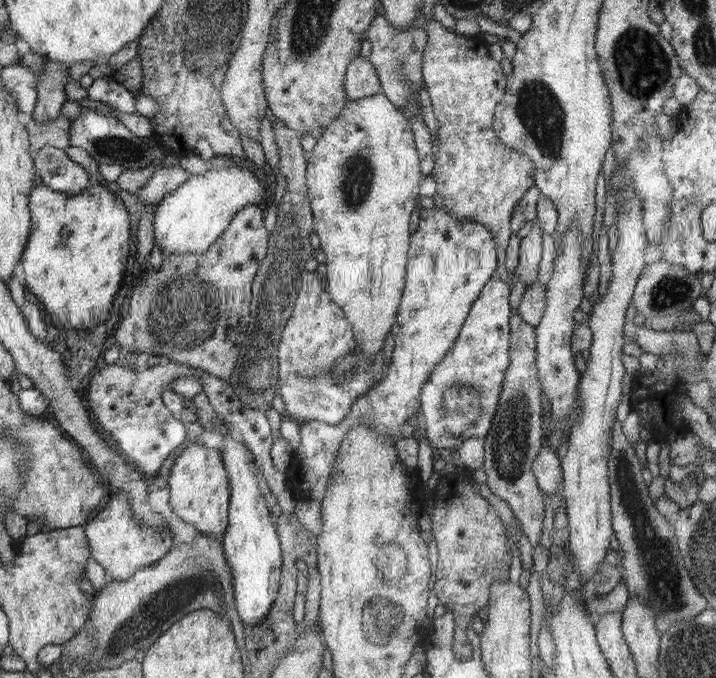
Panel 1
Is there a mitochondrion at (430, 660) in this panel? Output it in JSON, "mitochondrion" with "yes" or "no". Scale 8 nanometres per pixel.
{"mitochondrion":"no"}

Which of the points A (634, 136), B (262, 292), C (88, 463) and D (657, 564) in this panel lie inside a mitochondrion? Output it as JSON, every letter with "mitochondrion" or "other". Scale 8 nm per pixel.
{"A":"other","B":"other","C":"other","D":"mitochondrion"}

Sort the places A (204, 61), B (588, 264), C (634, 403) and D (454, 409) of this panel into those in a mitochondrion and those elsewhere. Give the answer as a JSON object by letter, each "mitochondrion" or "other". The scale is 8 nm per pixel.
{"A":"mitochondrion","B":"other","C":"other","D":"mitochondrion"}

